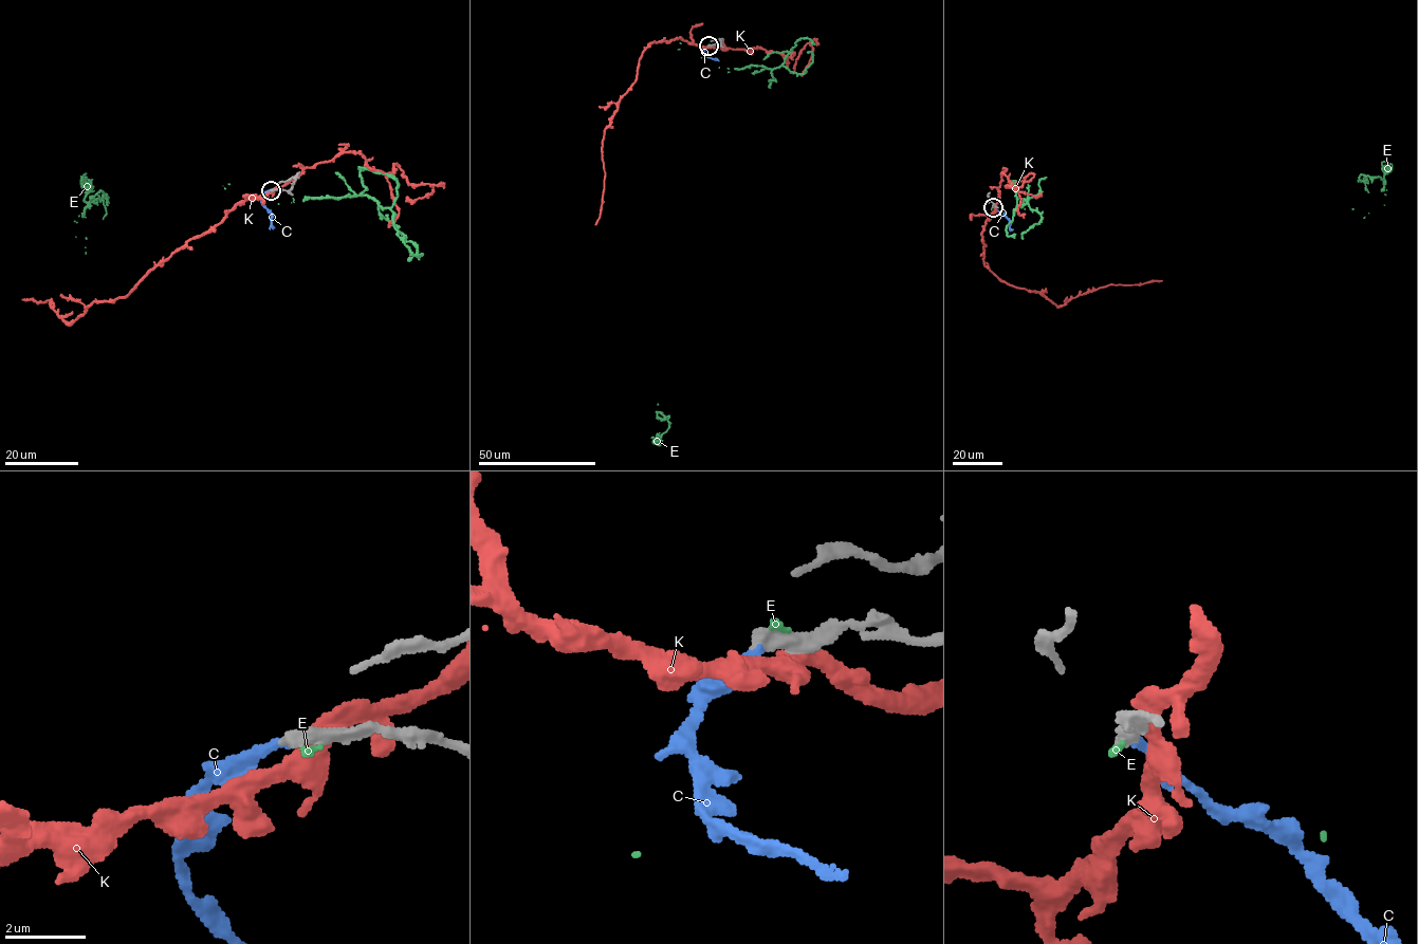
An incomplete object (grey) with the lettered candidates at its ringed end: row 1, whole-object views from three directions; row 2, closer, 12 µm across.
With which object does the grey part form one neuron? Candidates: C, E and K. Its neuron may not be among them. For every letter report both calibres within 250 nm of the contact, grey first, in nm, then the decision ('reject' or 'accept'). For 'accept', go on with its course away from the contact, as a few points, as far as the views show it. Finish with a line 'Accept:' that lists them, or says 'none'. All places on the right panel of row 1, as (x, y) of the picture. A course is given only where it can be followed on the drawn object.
C: 400 nm thick on the grey side, 240 nm on the other; accept; it runs (993, 207), (1010, 221), (1013, 229)
E: 480 nm thick on the grey side, 120 nm on the other; reject
K: 480 nm thick on the grey side, 440 nm on the other; reject
Accept: C

